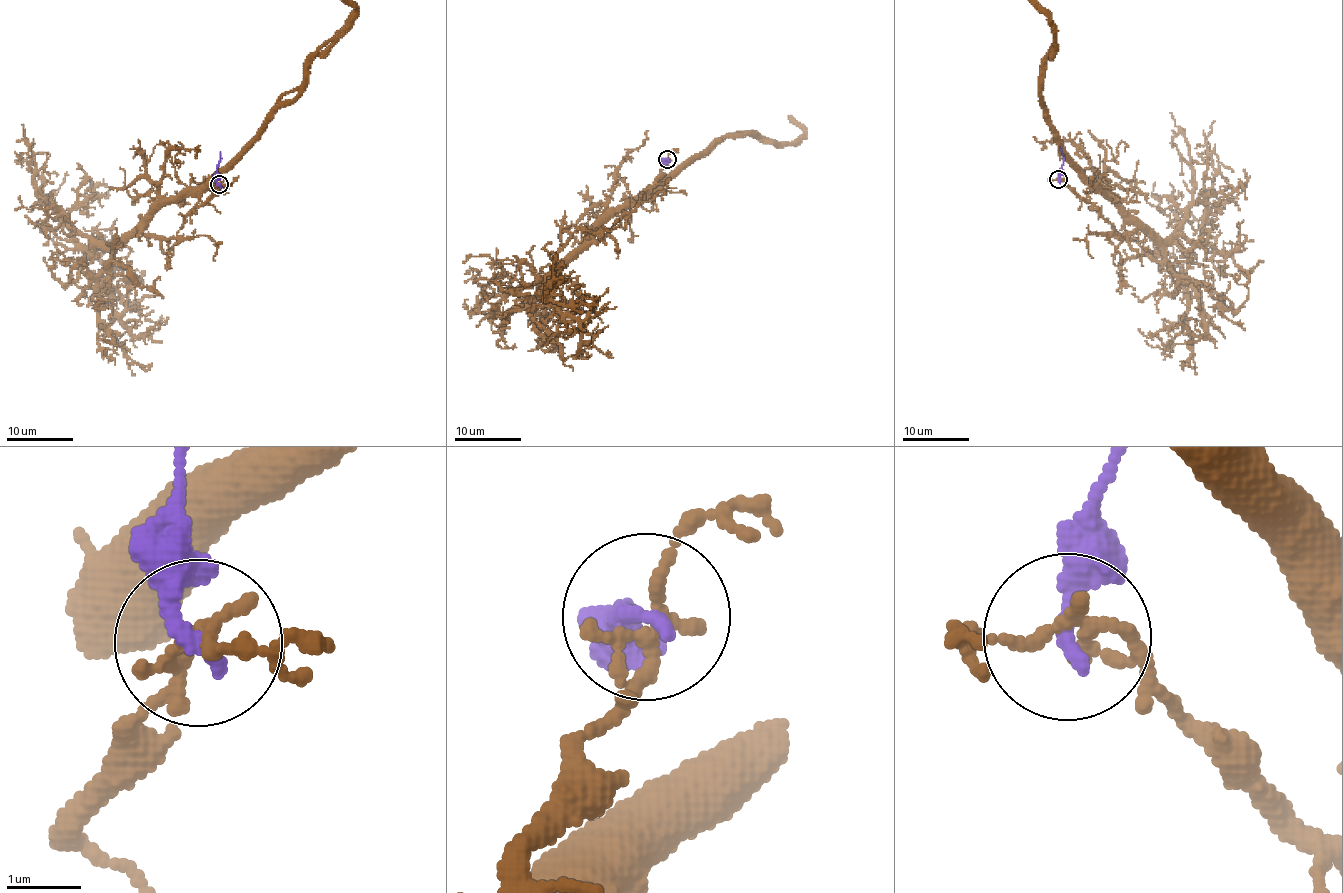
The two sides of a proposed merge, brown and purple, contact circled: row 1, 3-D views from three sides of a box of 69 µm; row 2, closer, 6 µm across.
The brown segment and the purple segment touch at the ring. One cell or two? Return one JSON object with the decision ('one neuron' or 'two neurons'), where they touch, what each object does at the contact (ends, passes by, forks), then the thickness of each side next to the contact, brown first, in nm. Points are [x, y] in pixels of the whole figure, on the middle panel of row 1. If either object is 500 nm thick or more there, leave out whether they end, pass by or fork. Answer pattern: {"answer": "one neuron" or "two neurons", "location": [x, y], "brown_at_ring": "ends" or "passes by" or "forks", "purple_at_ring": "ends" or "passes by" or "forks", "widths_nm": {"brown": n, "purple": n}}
{"answer": "two neurons", "location": [667, 159], "brown_at_ring": "passes by", "purple_at_ring": "ends", "widths_nm": {"brown": 200, "purple": 280}}

